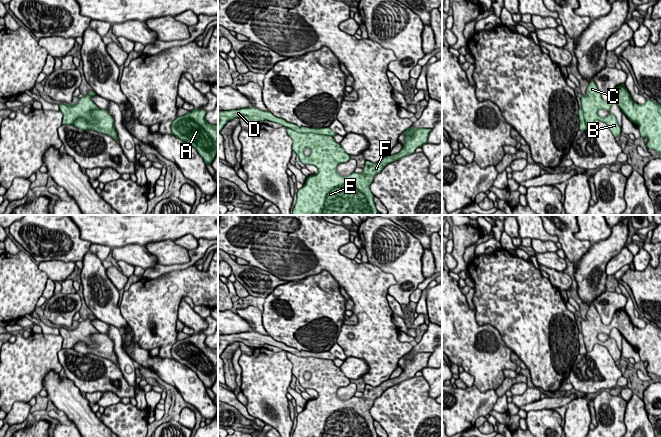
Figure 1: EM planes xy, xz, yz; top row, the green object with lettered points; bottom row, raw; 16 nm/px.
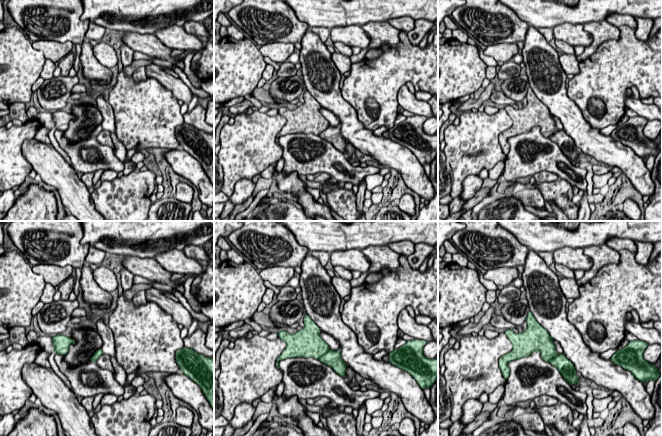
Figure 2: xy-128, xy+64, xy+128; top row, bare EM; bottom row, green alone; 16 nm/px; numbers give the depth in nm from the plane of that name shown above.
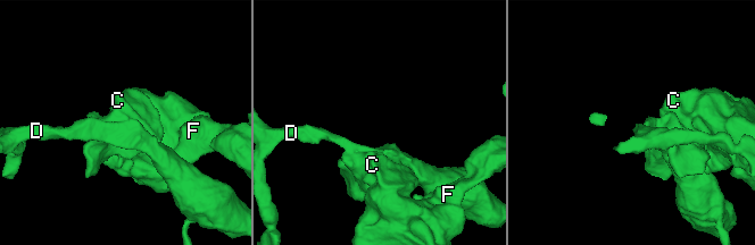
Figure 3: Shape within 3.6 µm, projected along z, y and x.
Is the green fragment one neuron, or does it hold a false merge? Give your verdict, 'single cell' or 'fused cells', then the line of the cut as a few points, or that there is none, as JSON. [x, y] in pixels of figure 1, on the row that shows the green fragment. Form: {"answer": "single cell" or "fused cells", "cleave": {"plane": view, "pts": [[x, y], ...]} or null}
{"answer": "single cell", "cleave": null}

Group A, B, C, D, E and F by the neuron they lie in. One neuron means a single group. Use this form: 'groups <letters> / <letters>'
groups A B C D E F

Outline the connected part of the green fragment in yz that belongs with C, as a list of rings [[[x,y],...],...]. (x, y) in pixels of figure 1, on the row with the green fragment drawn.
[[[594,82],[589,83],[586,94],[581,97],[582,107],[578,110],[579,130],[584,131],[599,120],[607,124],[615,138],[620,136],[621,128],[615,115],[598,115],[599,110],[610,111],[613,104],[616,104],[631,122],[638,125],[640,136],[647,139],[646,147],[661,154],[661,105],[650,99],[646,99],[644,104],[637,104],[624,84],[616,87],[611,99],[605,101],[597,85]]]

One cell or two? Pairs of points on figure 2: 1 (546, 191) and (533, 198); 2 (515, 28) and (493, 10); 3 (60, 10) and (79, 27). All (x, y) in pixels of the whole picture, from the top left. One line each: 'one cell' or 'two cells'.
1: two cells
2: one cell
3: one cell

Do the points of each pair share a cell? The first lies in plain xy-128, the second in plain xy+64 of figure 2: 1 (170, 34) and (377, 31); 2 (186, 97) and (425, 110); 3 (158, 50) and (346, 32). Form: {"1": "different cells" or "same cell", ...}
{"1": "same cell", "2": "same cell", "3": "same cell"}

